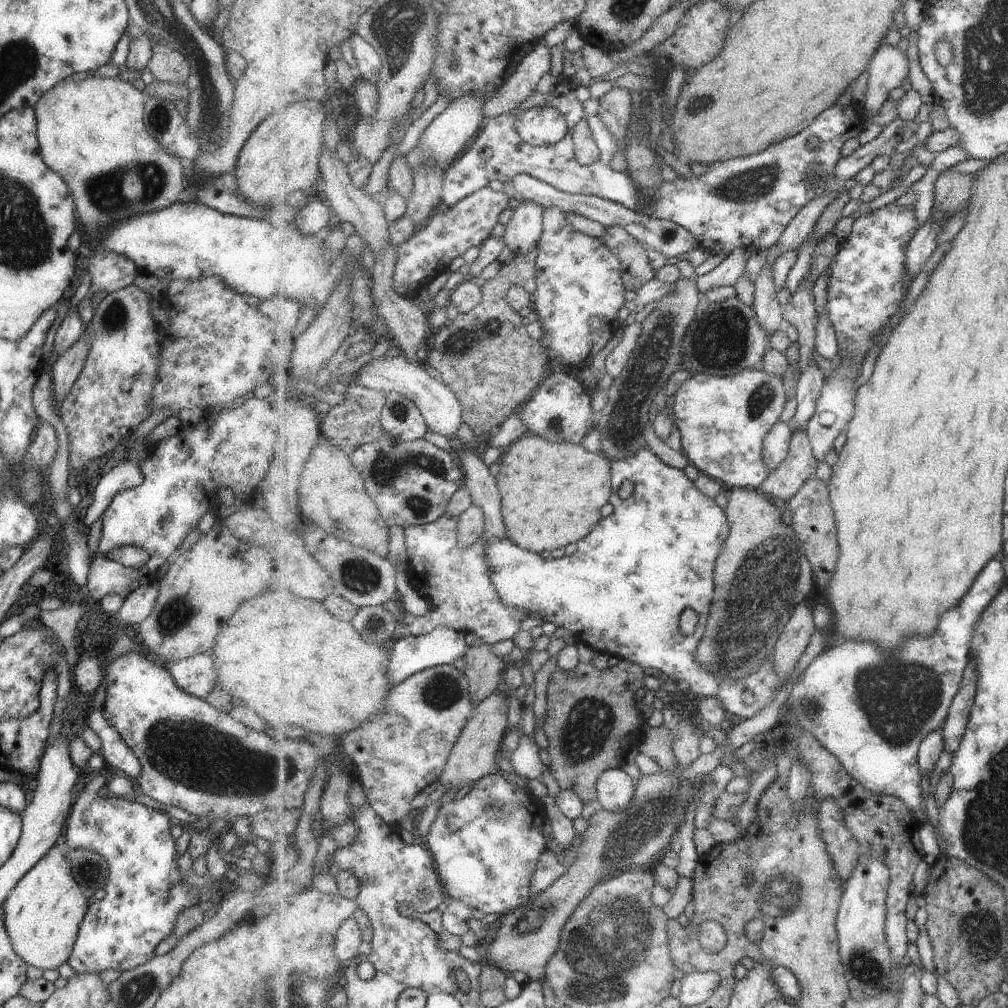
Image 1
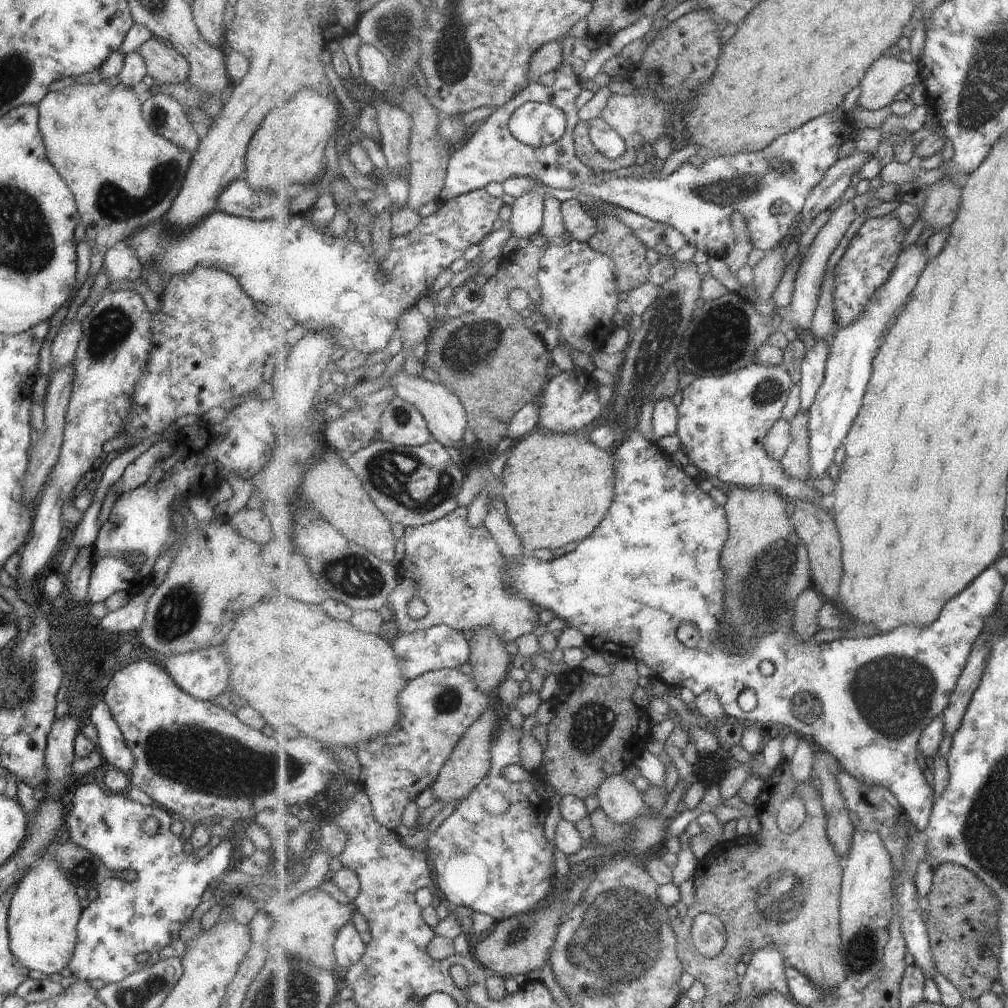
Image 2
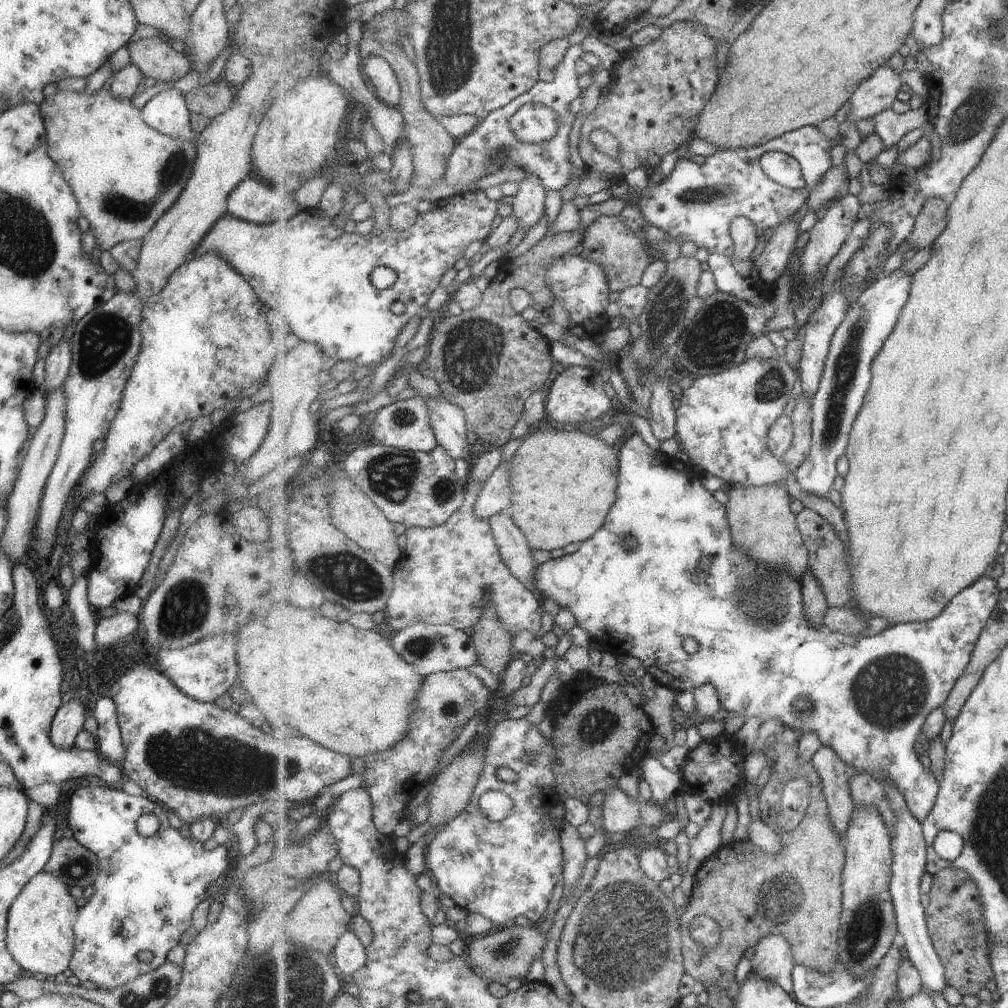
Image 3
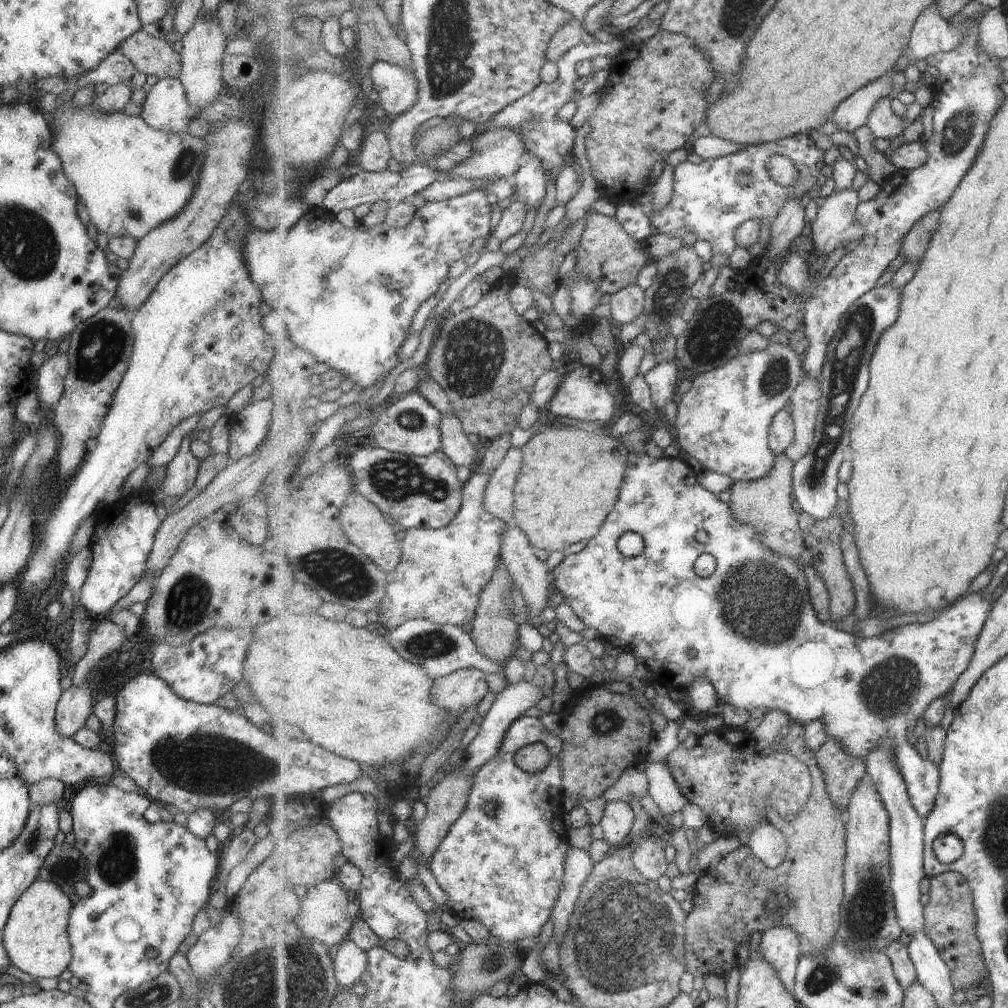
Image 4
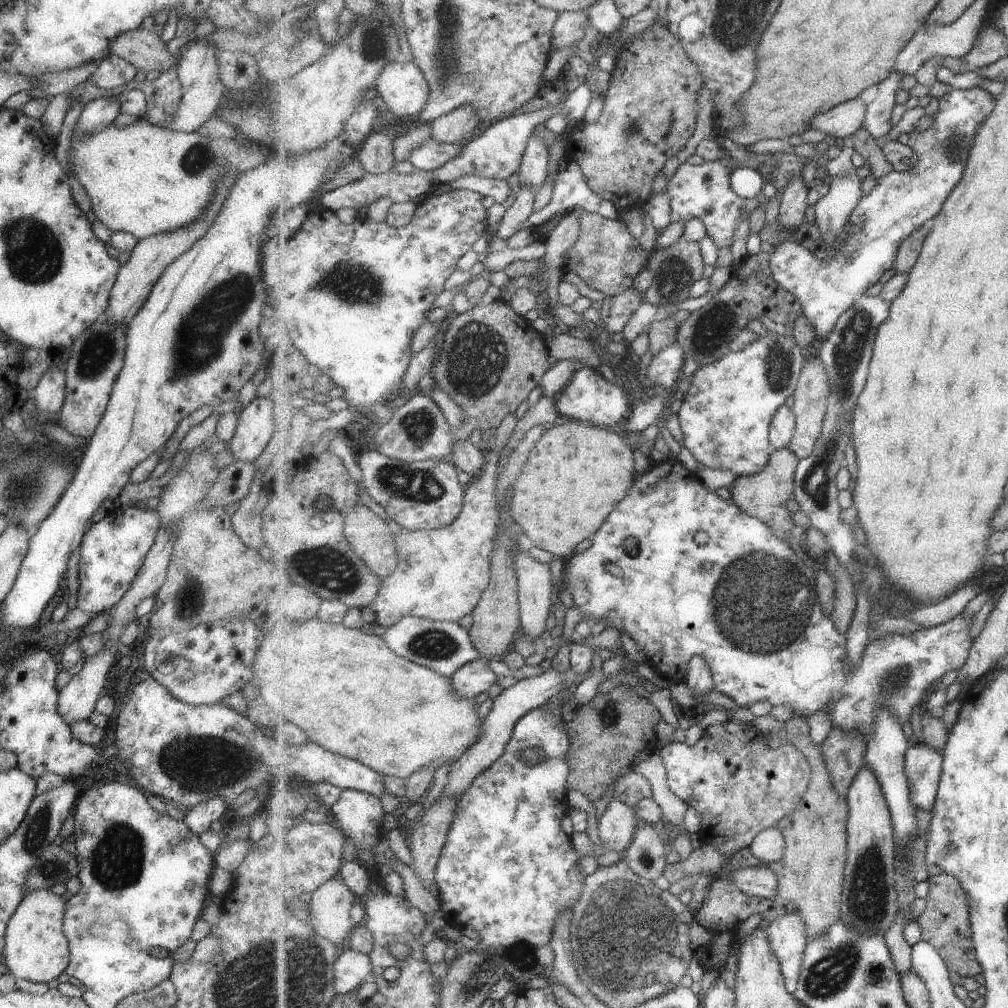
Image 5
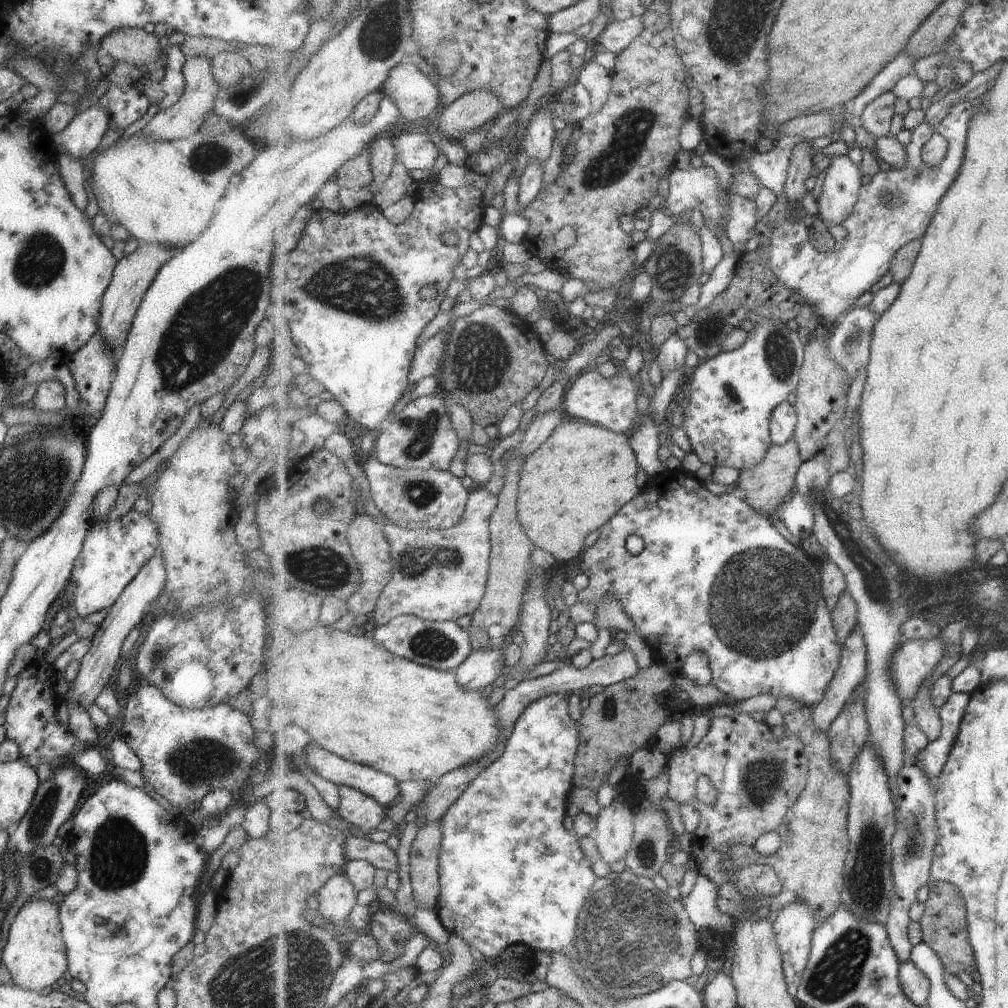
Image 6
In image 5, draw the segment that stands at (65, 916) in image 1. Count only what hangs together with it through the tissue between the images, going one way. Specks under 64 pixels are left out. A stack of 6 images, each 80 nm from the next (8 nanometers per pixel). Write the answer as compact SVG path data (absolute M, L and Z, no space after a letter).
M49 889L27 891L7 922L4 936L4 964L15 979L31 983L48 983L65 971L69 948L62 932L65 897L55 896Z

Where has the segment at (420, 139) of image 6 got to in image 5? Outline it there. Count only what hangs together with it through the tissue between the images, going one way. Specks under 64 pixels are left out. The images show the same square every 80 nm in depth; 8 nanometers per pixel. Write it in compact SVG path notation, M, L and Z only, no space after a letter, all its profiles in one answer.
M433 138L411 152L409 162L419 170L434 172L449 162L457 159L464 152L463 144L440 144Z

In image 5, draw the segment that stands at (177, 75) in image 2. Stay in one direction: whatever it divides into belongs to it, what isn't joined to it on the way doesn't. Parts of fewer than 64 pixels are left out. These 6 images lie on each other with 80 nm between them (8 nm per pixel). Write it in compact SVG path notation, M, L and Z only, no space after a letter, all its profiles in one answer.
M141 29L120 33L108 47L110 55L119 56L137 71L148 73L157 70L166 72L176 66L175 56L172 56L159 36L153 32Z

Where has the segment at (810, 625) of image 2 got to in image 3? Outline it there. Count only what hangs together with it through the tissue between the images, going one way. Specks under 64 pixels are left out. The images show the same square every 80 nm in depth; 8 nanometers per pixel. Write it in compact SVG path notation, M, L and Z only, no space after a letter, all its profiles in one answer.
M805 573L802 577L802 599L810 624L816 629L825 628L824 616L830 609L822 584L812 573Z

